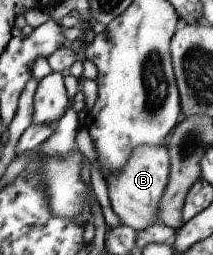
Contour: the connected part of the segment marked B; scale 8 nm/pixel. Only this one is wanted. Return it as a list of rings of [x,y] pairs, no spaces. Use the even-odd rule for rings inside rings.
[[[140,146],[130,152],[130,158],[122,172],[103,176],[110,200],[110,208],[121,224],[139,231],[158,223],[158,202],[169,180],[170,168],[167,148],[163,146]]]

